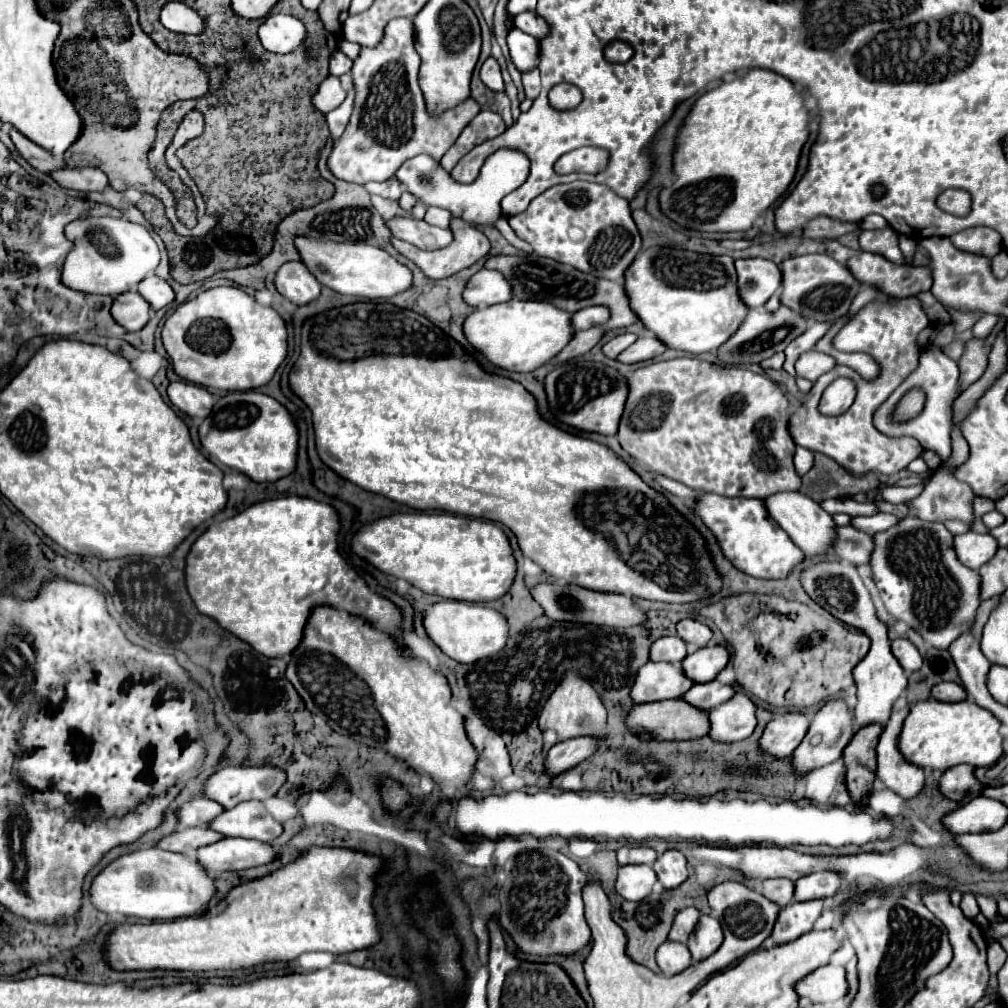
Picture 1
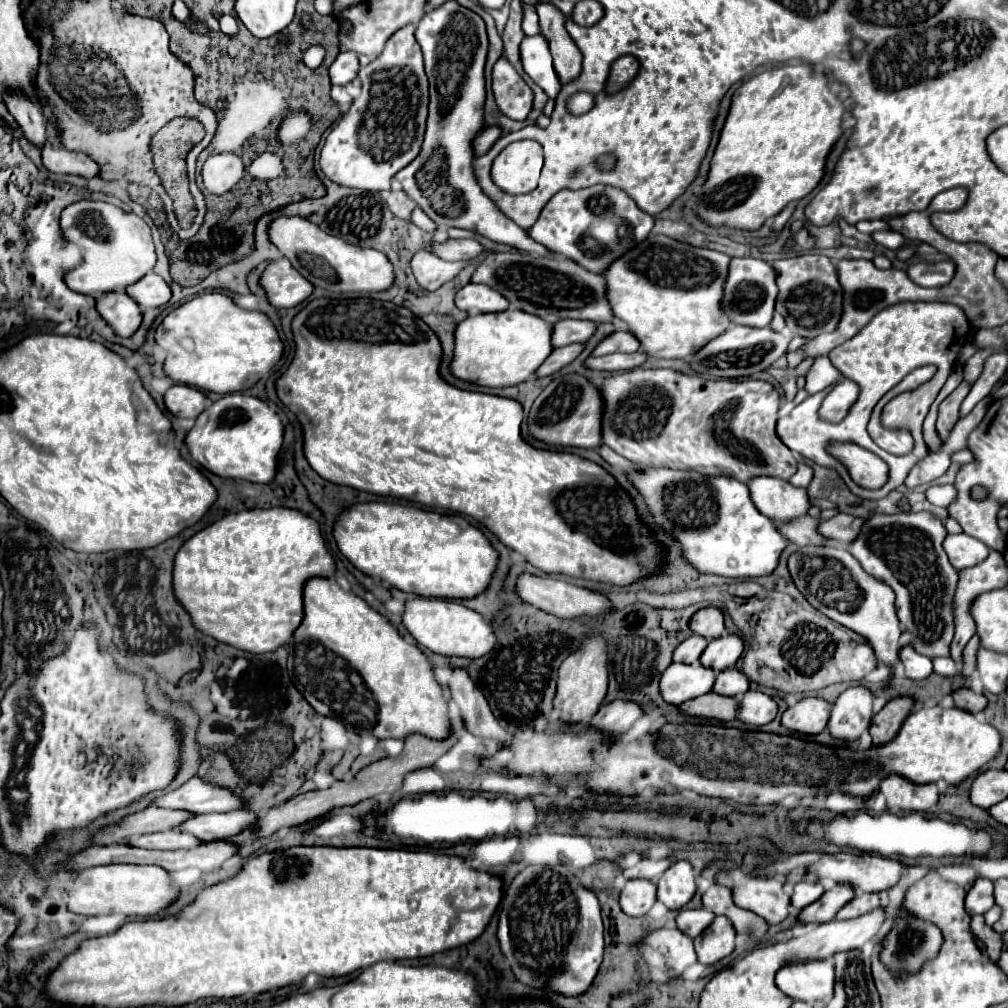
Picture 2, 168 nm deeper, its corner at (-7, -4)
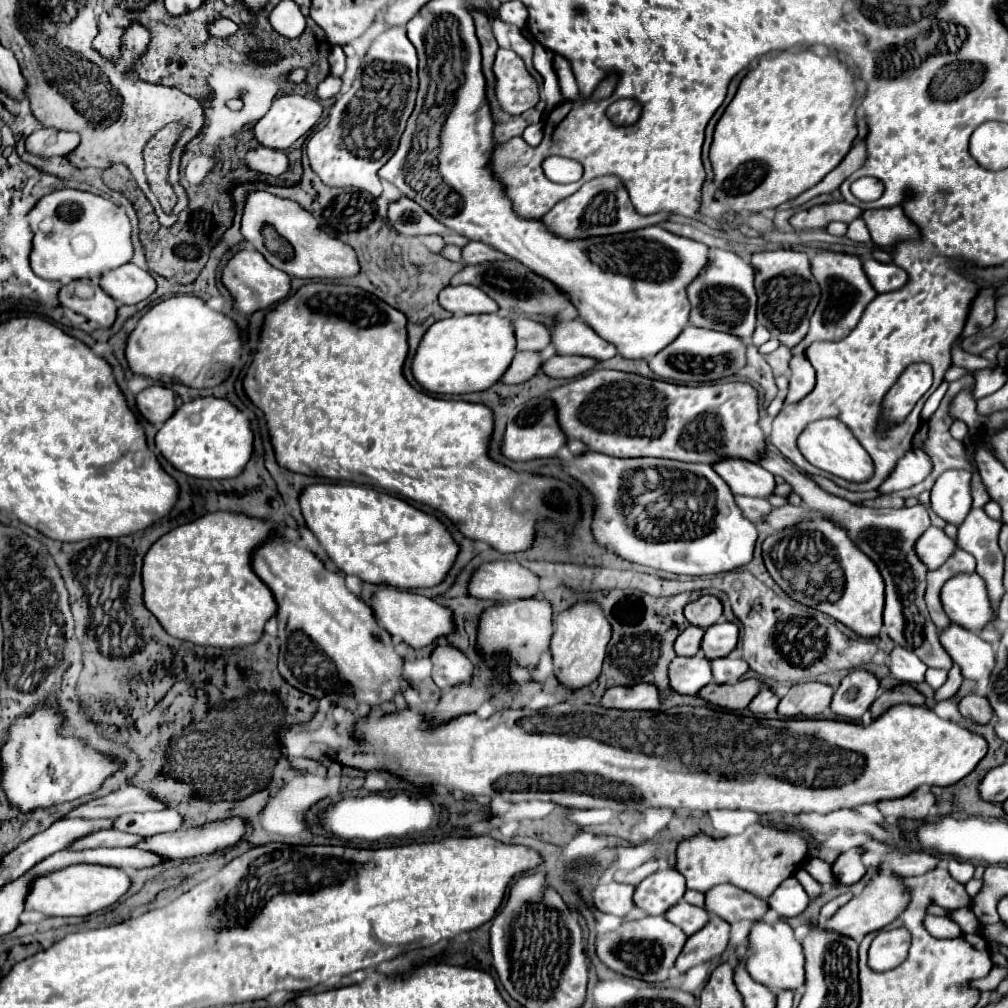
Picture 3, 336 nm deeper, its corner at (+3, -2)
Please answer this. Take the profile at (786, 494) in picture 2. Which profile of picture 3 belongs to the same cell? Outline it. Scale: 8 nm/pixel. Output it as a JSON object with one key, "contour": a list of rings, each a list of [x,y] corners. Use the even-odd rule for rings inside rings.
{"contour":[[[719,460],[717,464],[711,464],[711,466],[713,466],[713,470],[719,472],[719,476],[723,476],[723,480],[729,484],[729,488],[735,494],[767,498],[775,488],[773,476],[755,462]]]}

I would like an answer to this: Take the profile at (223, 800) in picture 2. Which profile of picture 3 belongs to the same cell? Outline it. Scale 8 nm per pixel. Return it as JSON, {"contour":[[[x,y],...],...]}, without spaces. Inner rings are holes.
{"contour":[[[125,786],[103,798],[95,798],[85,804],[79,804],[65,818],[87,818],[87,820],[119,818],[121,814],[127,814],[125,810],[151,812],[151,810],[163,810],[163,808],[165,808],[165,804],[155,800],[147,792],[141,792],[139,788],[133,788],[133,786]]]}

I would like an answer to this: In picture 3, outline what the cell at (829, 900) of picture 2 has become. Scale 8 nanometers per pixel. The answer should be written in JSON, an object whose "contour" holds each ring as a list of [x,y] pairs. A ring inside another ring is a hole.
{"contour":[[[851,848],[847,852],[843,852],[835,864],[833,864],[833,872],[839,880],[841,886],[847,886],[847,884],[855,884],[857,880],[863,878],[863,874],[867,872],[865,870],[865,864],[861,860],[861,856],[865,854],[865,848]]]}

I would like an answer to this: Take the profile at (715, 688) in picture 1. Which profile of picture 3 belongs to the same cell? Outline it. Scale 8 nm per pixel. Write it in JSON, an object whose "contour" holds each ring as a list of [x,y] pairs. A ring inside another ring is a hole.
{"contour":[[[719,658],[711,662],[713,666],[713,680],[717,684],[733,684],[739,682],[741,676],[749,670],[749,664],[743,658]]]}

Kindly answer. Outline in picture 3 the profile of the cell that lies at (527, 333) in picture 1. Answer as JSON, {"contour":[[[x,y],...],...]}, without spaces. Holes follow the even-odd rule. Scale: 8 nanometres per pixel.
{"contour":[[[499,314],[451,316],[427,328],[411,362],[413,378],[435,394],[481,392],[499,382],[515,356],[515,336],[511,320]]]}

